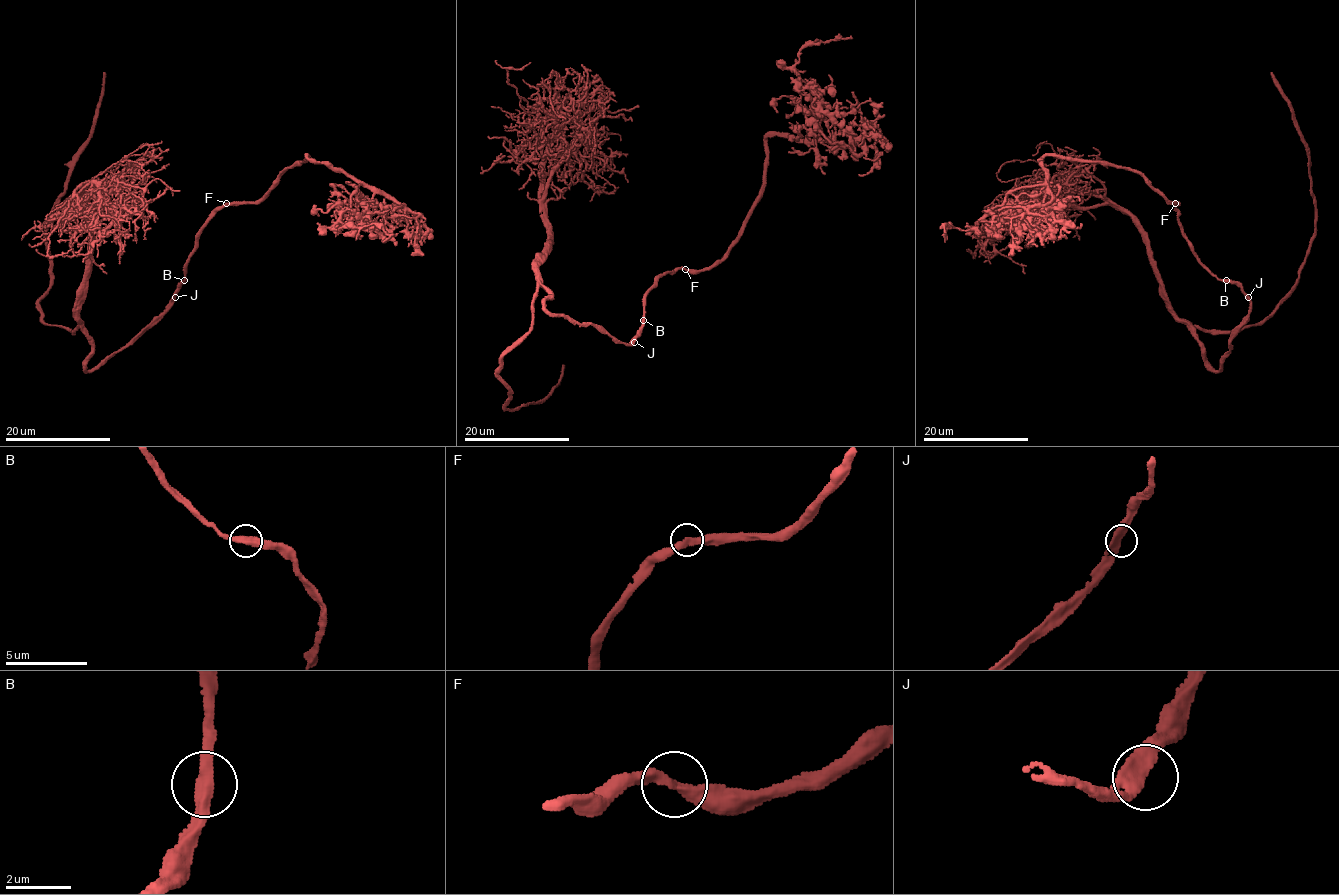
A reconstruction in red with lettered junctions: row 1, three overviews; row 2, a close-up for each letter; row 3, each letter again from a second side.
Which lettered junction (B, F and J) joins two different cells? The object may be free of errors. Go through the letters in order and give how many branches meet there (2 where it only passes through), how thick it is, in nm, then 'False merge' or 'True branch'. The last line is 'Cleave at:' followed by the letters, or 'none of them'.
B: Branches: 2. Thickness 380 nm. True branch
F: Branches: 2. Thickness 360 nm. True branch
J: Branches: 2. Thickness 380 nm. True branch
Cleave at: none of them

